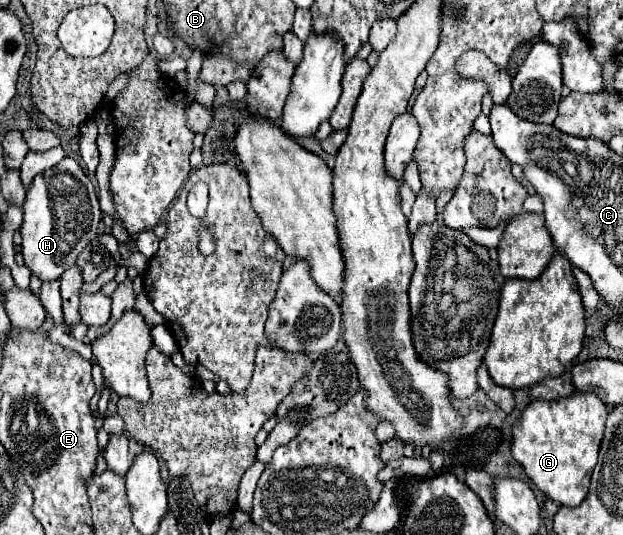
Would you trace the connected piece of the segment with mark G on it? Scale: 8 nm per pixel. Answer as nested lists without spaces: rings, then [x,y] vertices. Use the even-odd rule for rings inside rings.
[[[573,393],[567,399],[559,401],[545,401],[535,399],[531,401],[525,411],[521,413],[519,421],[513,425],[513,437],[511,437],[511,453],[517,459],[517,463],[523,465],[527,477],[557,505],[579,505],[587,491],[589,491],[589,479],[591,471],[597,463],[599,443],[603,439],[607,419],[607,405],[595,395],[595,393]]]

